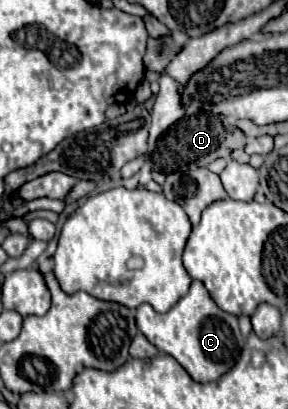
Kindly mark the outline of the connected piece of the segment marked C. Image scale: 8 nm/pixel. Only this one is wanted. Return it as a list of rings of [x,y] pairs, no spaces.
[[[193,281],[185,297],[167,313],[157,313],[149,303],[137,307],[139,331],[163,353],[175,357],[183,369],[199,383],[209,383],[227,373],[239,359],[245,345],[237,317],[219,309],[201,281]]]

